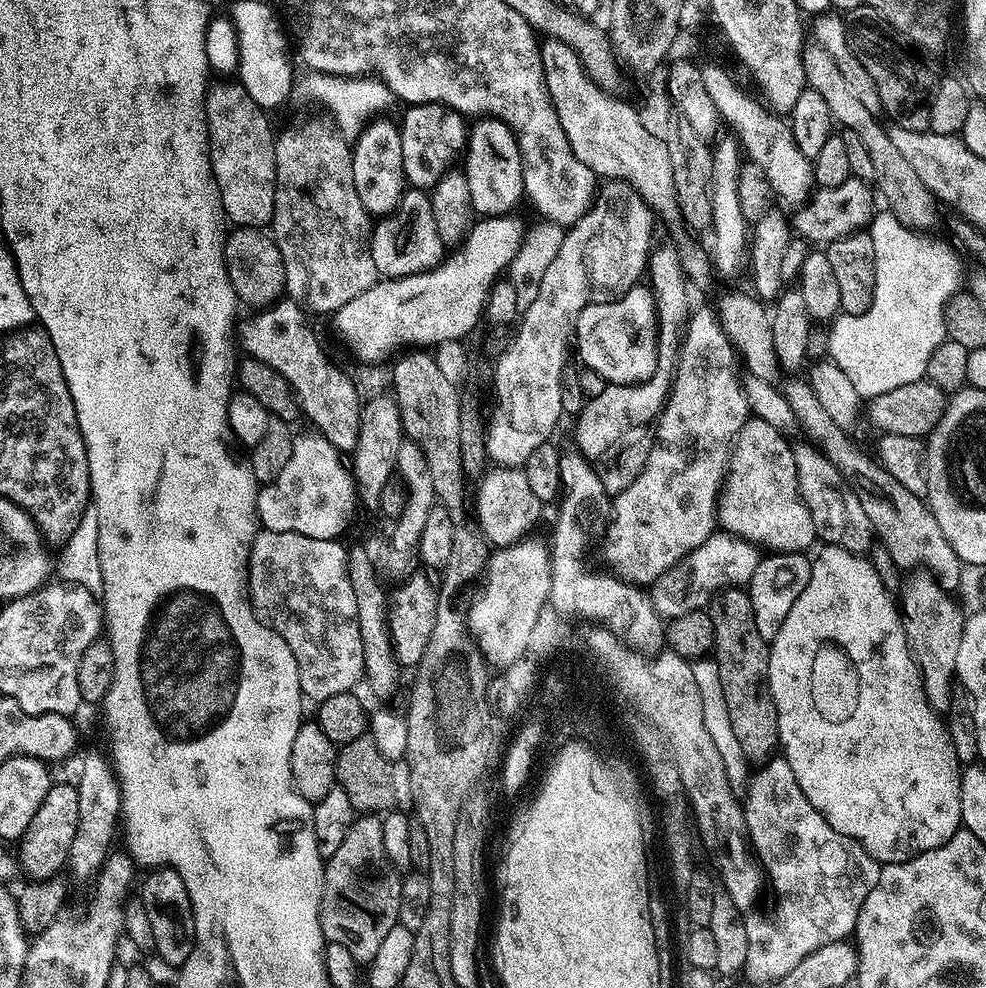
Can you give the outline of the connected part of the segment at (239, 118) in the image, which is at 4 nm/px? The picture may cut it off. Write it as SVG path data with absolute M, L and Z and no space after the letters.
M232 78L221 80L221 84L209 87L204 98L212 173L218 182L225 217L242 228L263 229L271 225L274 214L276 136L268 121L269 113L254 102L243 85Z

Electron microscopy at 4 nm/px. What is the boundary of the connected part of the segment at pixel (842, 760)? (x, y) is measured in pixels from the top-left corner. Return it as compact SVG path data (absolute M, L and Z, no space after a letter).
M833 544L821 547L821 552L814 556L810 570L810 582L806 582L806 590L798 594L798 602L790 606L790 614L786 614L786 622L778 630L778 634L770 641L769 647L769 692L773 696L777 708L779 747L782 757L794 770L798 786L810 800L814 810L822 814L838 832L858 841L869 855L881 865L901 864L923 852L942 846L955 832L959 832L960 823L960 774L962 765L954 754L954 746L950 742L948 725L941 713L932 709L924 689L924 680L920 676L920 668L912 657L908 639L904 633L904 622L898 611L897 601L893 593L888 592L882 584L874 566L863 555L839 548Z

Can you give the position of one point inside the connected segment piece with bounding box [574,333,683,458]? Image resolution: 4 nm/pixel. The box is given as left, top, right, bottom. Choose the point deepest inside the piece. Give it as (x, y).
(620, 407)

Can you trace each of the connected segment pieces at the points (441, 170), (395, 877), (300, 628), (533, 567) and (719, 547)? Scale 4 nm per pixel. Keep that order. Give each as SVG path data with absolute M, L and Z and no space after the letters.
M414 104L407 111L404 121L399 121L398 124L402 138L404 178L413 189L431 190L438 181L448 175L455 165L452 163L459 156L461 159L470 132L466 124L464 128L465 117L442 104Z
M364 814L353 819L342 846L327 857L324 866L324 889L320 899L320 929L328 944L346 946L357 964L367 966L378 954L386 934L399 918L401 877L386 858L382 846L381 817Z
M264 528L257 531L248 559L248 599L252 601L260 619L290 646L303 672L300 677L301 693L314 702L353 691L364 675L357 603L347 568L348 549L340 543L339 539L306 538L306 534Z
M532 539L497 549L489 557L485 584L469 603L469 629L485 661L493 669L498 668L496 670L511 669L512 656L516 656L516 652L527 652L536 618L550 597L551 555L545 543L542 545Z
M715 531L708 536L706 542L683 556L656 579L650 586L650 601L657 615L664 620L673 620L682 614L701 611L718 593L747 585L757 570L759 561L760 552L755 545L731 533Z

